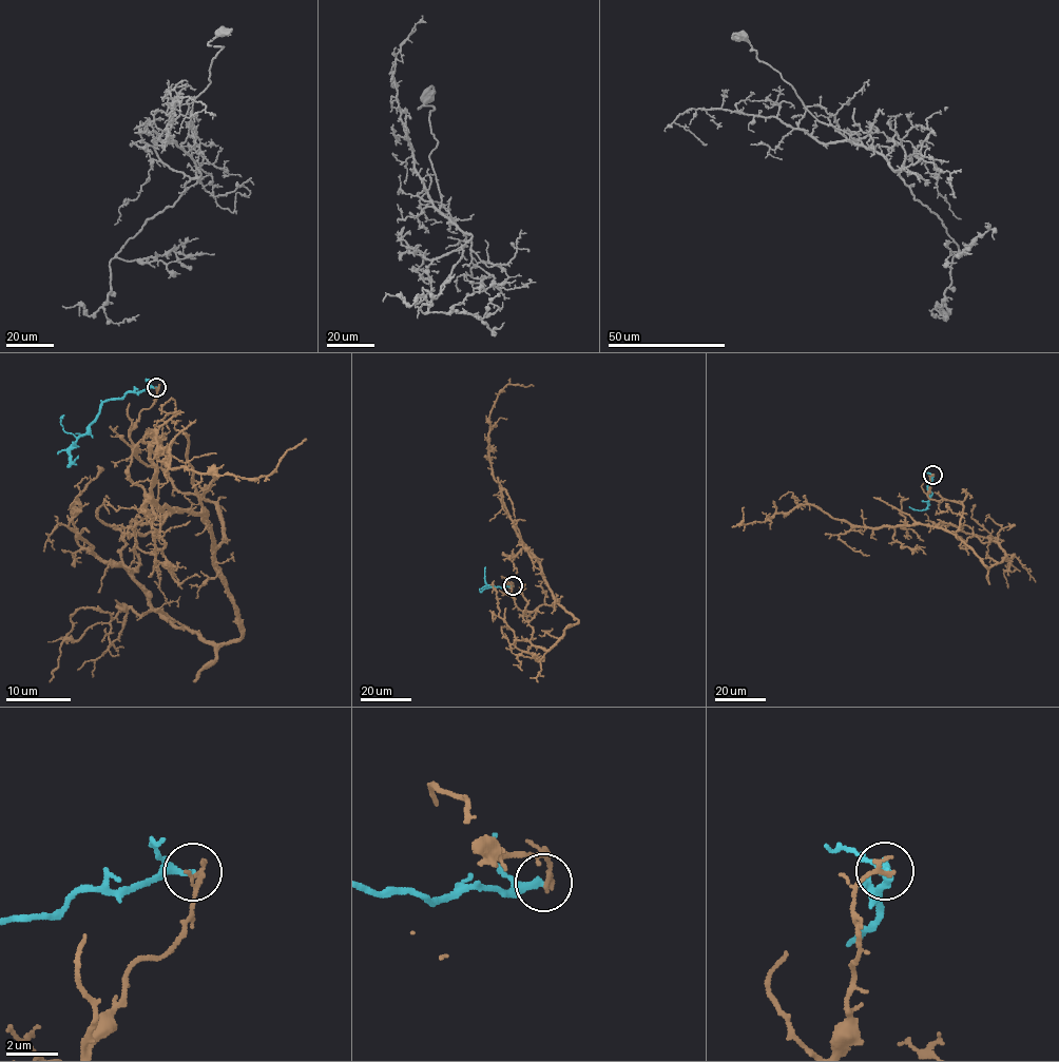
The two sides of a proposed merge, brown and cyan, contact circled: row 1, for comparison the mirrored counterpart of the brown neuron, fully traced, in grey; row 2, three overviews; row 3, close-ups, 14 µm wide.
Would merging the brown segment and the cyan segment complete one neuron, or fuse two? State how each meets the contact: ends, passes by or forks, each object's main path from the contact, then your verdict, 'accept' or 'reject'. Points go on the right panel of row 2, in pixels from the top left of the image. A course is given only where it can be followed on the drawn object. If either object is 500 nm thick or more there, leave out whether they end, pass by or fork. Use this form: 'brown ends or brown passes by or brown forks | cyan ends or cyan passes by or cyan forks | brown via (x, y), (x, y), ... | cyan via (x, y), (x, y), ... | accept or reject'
brown ends | cyan ends | brown via (932, 476), (927, 497), (962, 504), (955, 534), (919, 524), (861, 526), (811, 504), (737, 524), (744, 506) | cyan via (932, 476), (927, 488), (927, 507), (920, 510), (909, 506) | reject

